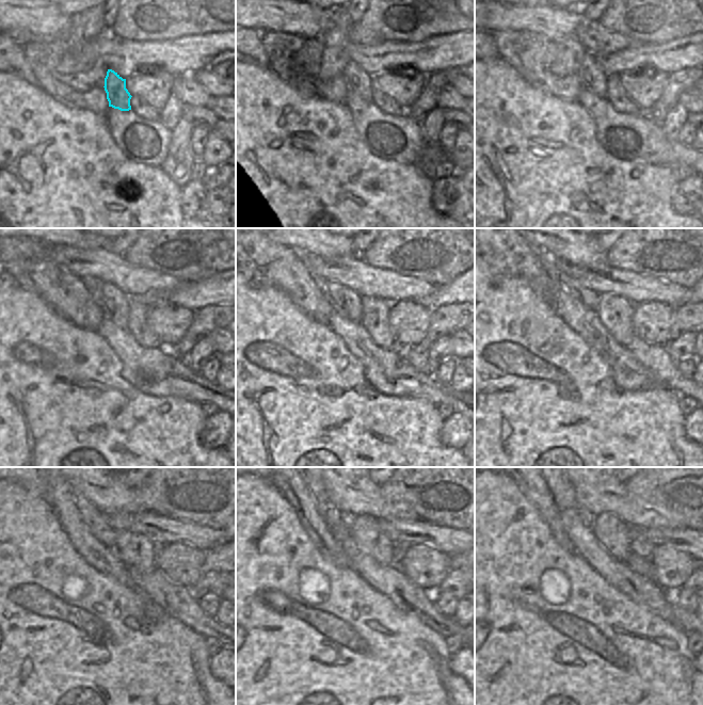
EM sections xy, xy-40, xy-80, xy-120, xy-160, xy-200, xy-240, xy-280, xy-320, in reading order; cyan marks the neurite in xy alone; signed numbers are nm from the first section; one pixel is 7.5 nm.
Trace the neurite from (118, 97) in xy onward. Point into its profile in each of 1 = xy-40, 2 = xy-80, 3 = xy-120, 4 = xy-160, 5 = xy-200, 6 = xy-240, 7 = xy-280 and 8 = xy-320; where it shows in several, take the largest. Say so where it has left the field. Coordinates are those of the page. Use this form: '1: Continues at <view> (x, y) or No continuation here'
1: Continues at xy-40 (357, 82)
2: Continues at xy-80 (592, 78)
3: Continues at xy-120 (115, 305)
4: Continues at xy-160 (347, 302)
5: Continues at xy-200 (588, 298)
6: Continues at xy-240 (96, 521)
7: Continues at xy-280 (337, 523)
8: Continues at xy-320 (562, 491)

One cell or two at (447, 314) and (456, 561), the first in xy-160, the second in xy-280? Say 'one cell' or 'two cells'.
one cell

